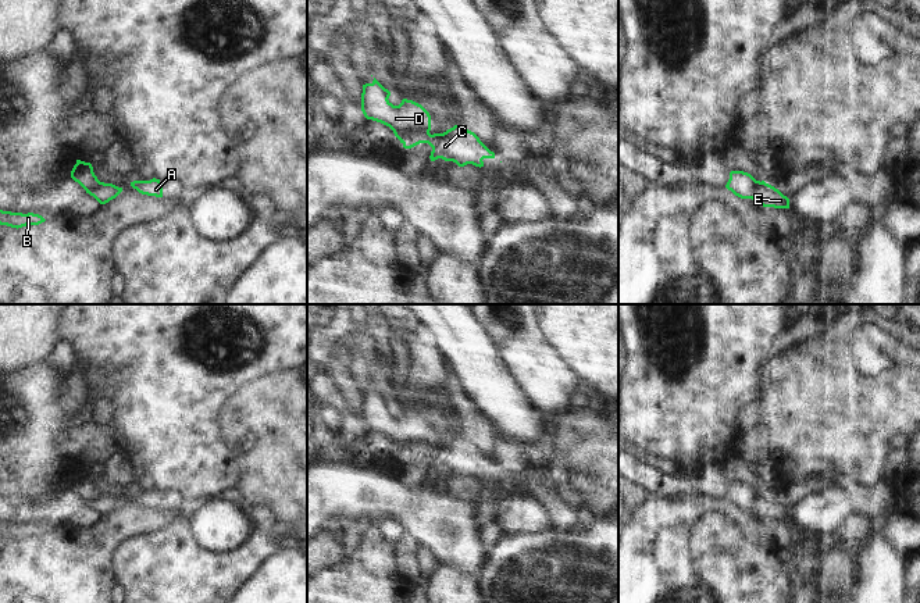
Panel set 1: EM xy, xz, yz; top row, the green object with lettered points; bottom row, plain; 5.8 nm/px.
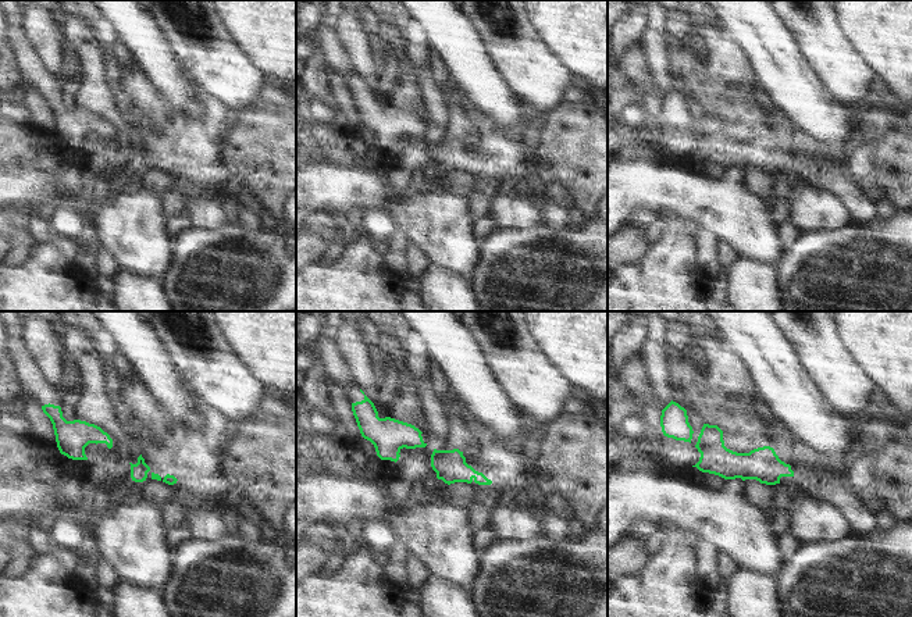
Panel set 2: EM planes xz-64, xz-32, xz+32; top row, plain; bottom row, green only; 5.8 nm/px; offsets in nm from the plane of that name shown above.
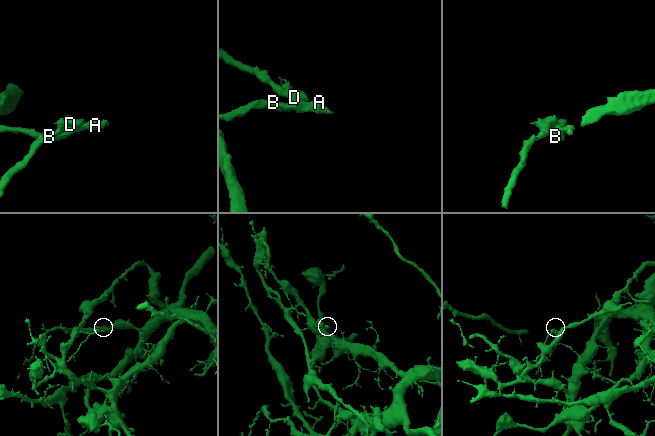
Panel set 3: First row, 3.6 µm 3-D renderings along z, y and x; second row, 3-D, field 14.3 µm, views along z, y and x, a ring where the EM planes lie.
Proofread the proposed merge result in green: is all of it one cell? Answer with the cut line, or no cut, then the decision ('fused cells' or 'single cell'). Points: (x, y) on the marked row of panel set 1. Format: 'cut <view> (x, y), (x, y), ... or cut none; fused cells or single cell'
cut xz (428, 129), (413, 128), (403, 143); fused cells

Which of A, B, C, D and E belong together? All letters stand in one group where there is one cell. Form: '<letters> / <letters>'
A B C E / D

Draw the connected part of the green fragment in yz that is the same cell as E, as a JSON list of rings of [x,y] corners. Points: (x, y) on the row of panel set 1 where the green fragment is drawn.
[[[766,182],[755,188],[750,199],[763,207],[789,208],[789,199]]]

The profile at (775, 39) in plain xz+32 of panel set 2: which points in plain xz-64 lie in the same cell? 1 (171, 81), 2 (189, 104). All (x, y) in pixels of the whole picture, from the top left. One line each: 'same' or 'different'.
1: same
2: same

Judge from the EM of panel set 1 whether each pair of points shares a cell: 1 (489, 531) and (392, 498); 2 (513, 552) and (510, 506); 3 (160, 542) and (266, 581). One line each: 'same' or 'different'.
1: different
2: different
3: different

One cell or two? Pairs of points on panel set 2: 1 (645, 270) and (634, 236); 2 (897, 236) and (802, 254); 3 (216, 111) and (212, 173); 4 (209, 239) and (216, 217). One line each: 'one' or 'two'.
1: two
2: one
3: two
4: two

